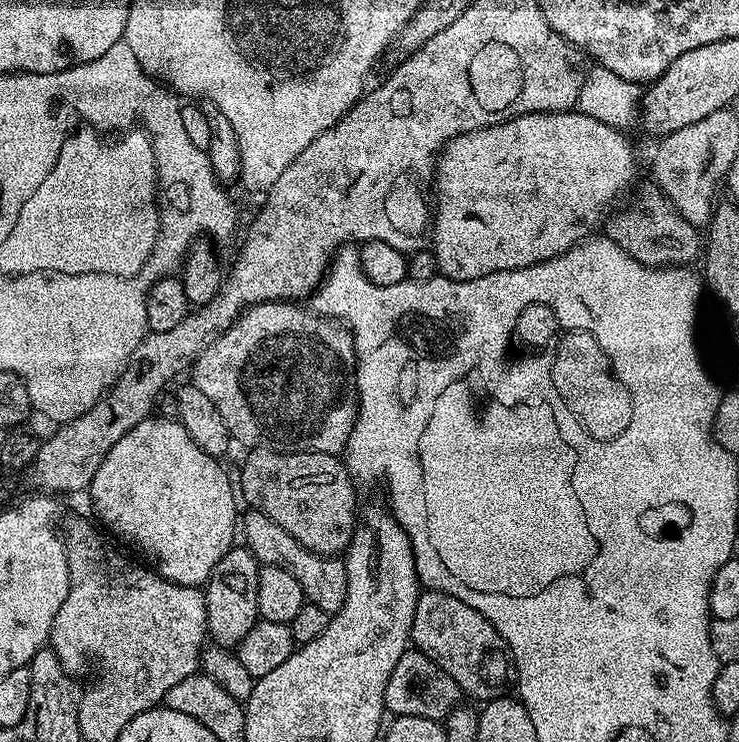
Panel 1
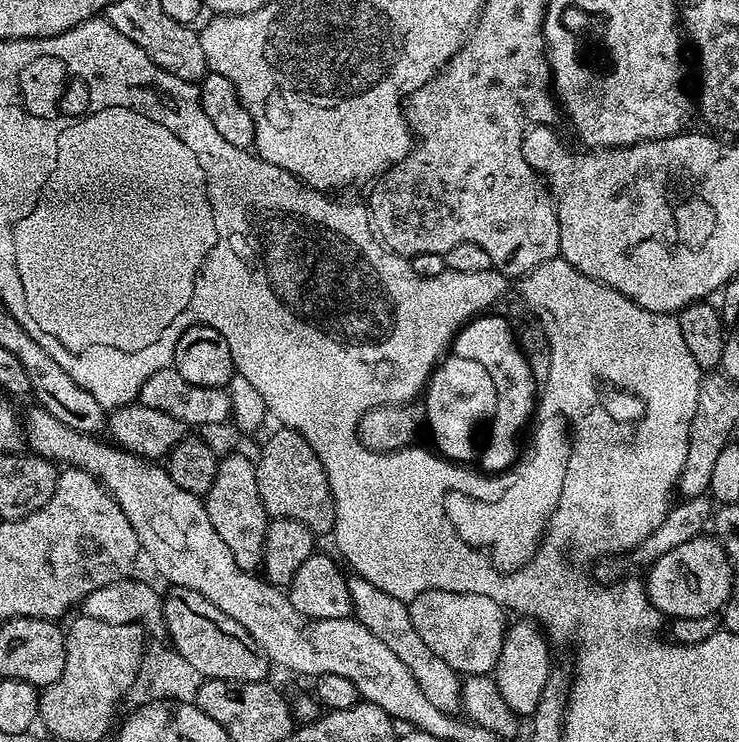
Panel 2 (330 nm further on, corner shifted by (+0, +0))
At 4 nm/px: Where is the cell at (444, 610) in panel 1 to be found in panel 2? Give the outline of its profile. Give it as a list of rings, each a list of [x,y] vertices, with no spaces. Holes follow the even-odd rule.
[[[426,590],[411,597],[408,604],[410,622],[418,630],[418,638],[464,676],[486,676],[495,669],[498,654],[502,654],[502,642],[506,631],[505,609],[494,598],[482,594]]]

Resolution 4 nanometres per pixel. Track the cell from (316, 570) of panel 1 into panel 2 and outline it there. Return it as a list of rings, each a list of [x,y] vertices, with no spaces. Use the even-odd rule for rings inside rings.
[[[355,574],[348,576],[350,586],[350,598],[352,599],[352,610],[354,619],[362,626],[374,634],[374,638],[386,642],[402,662],[414,674],[414,679],[418,681],[418,686],[422,689],[422,694],[426,694],[426,702],[430,706],[438,706],[438,710],[453,714],[461,711],[460,698],[462,695],[462,676],[461,673],[452,669],[447,662],[442,662],[422,638],[418,638],[418,630],[414,630],[414,622],[410,622],[408,604],[403,599],[394,594],[386,594],[386,590],[378,590],[371,582],[366,582],[366,578]]]

